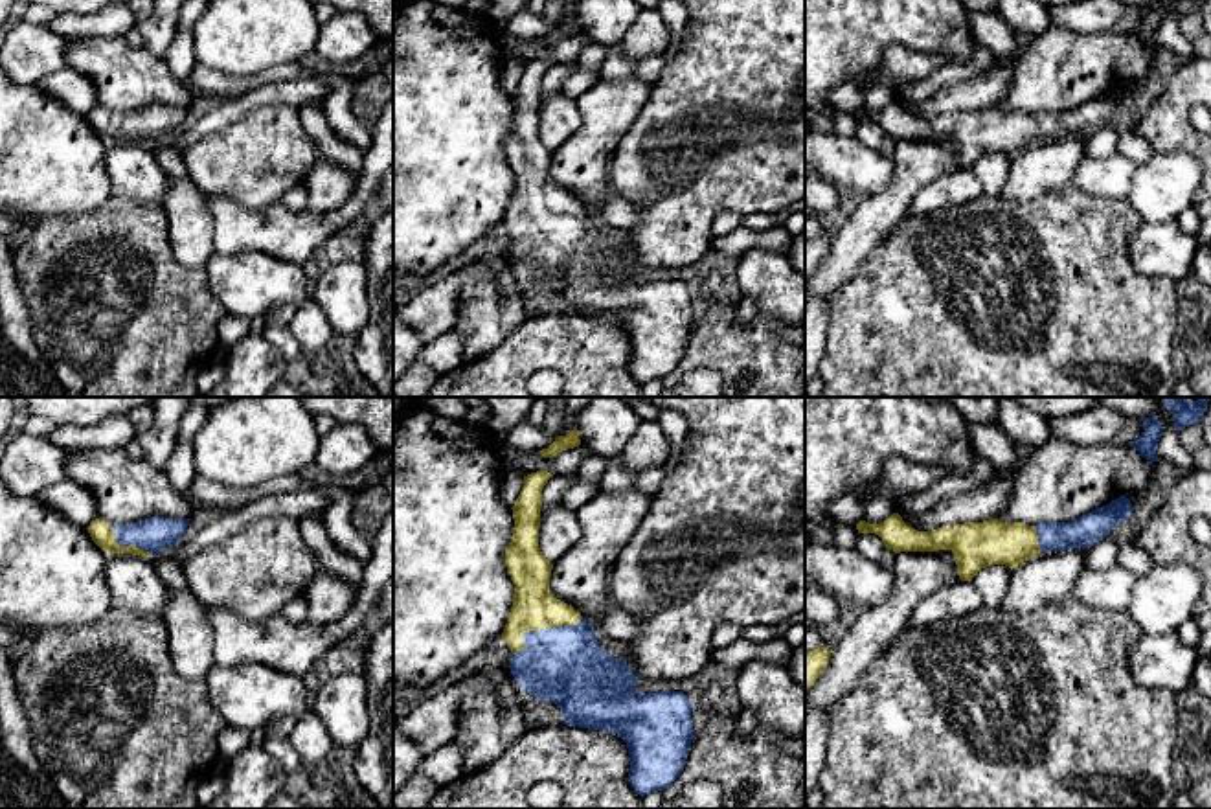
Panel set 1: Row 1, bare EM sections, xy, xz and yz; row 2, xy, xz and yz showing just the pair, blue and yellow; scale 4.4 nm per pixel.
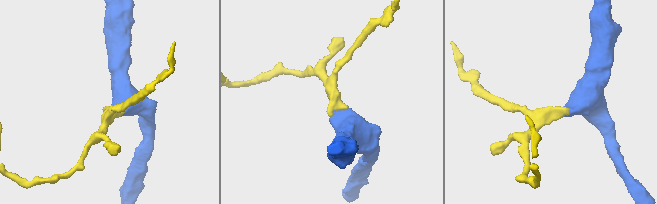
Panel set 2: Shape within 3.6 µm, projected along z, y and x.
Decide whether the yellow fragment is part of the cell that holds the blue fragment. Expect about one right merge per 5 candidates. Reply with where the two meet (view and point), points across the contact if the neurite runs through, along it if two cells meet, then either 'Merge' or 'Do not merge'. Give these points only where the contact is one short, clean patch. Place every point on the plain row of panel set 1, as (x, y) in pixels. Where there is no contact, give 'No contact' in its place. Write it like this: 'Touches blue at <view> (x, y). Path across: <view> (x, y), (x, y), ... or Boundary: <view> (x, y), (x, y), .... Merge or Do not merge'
Touches blue at xz (541, 217). Path across: xz (565, 252), (541, 217), (533, 195). Merge

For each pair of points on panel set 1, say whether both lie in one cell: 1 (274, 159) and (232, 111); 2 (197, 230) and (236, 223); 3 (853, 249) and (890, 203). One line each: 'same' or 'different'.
1: different
2: different
3: same

